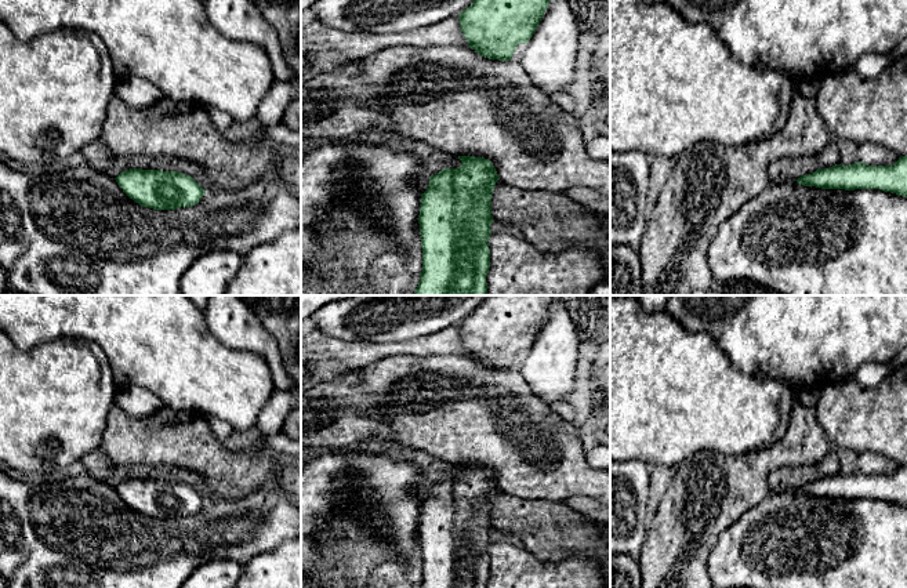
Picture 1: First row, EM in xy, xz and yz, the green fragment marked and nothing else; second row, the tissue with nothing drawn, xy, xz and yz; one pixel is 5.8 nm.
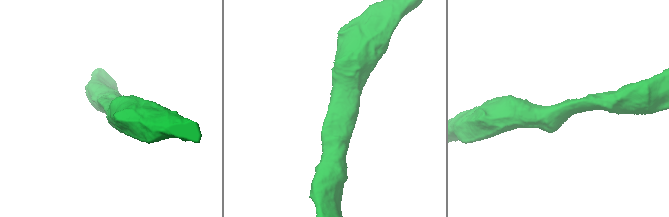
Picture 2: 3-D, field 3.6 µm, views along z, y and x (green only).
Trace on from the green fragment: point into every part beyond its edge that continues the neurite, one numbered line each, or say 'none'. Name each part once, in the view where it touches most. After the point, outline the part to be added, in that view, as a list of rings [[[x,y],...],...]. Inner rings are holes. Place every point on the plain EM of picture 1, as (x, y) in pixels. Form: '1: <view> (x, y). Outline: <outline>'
none

